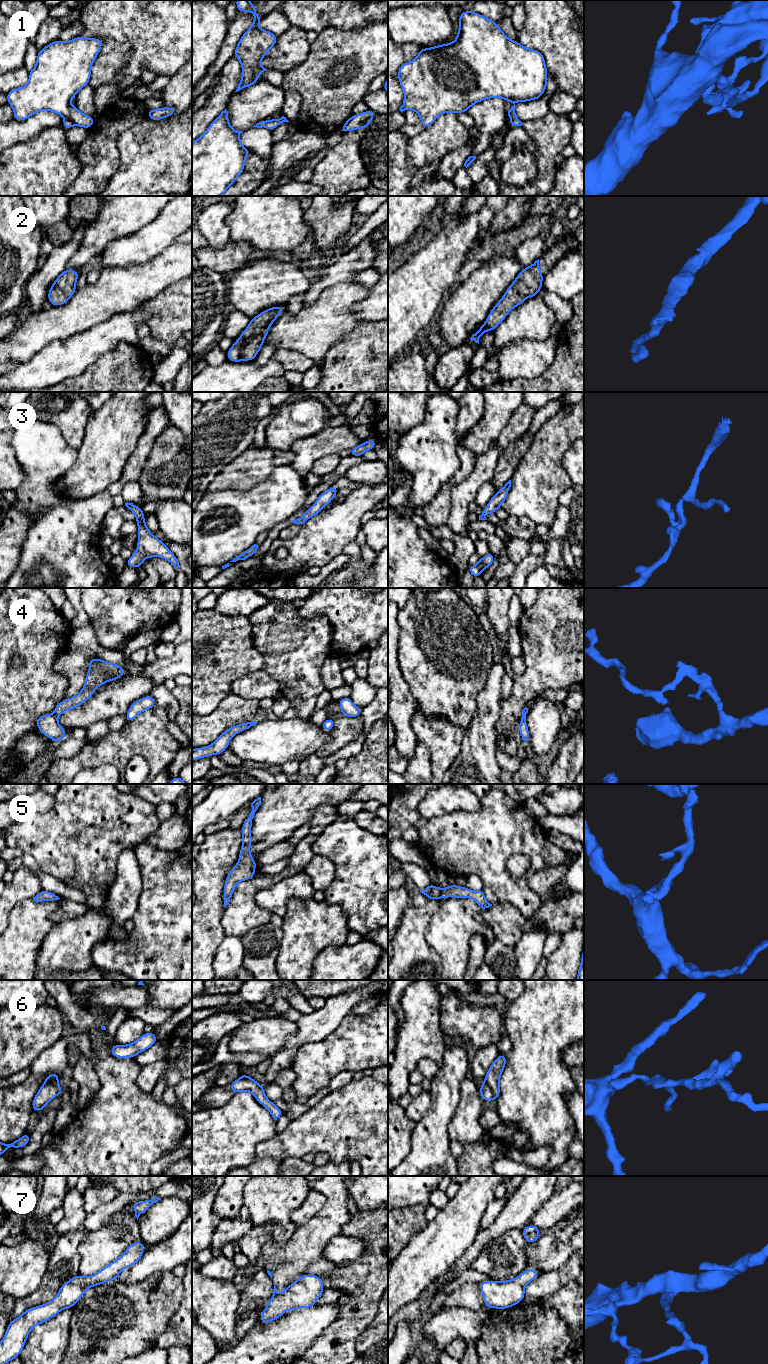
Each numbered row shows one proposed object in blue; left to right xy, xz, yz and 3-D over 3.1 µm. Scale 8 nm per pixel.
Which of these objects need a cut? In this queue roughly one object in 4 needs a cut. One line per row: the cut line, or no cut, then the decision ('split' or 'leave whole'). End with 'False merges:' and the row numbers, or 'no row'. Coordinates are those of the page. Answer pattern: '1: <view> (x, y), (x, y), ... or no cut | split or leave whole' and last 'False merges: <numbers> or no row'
1: no cut | leave whole
2: no cut | leave whole
3: no cut | leave whole
4: xy (53, 713), (56, 717) | split
5: no cut | leave whole
6: yz (484, 1082), (490, 1088), (495, 1098) | split
7: no cut | leave whole
False merges: 4, 6

